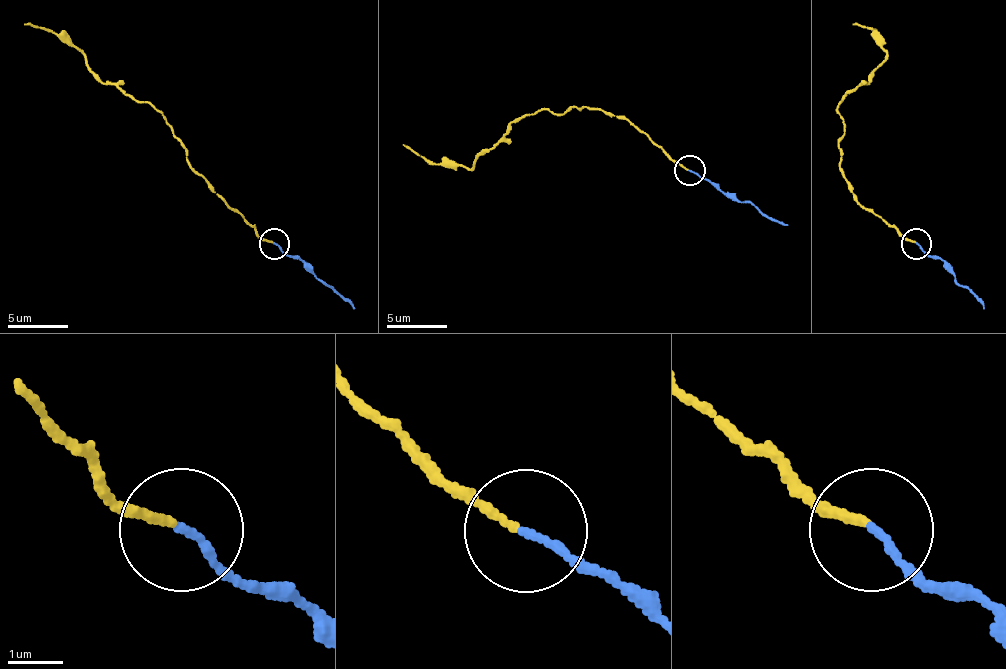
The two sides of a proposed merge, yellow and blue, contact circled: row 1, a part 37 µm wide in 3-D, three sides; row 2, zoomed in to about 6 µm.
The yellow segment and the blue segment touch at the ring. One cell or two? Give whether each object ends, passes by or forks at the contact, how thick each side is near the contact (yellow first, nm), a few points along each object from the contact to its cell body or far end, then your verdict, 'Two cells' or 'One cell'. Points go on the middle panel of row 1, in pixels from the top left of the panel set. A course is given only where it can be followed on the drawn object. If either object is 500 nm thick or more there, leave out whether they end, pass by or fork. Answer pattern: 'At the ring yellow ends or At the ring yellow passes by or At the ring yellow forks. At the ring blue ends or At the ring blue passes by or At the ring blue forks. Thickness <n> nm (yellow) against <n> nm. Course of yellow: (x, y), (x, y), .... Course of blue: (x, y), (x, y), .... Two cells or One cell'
At the ring yellow ends. At the ring blue ends. Thickness 130 nm (yellow) against 140 nm. Course of yellow: (689, 169), (626, 118), (575, 106), (560, 115), (547, 109), (524, 115), (472, 166), (436, 163), (402, 145). Course of blue: (689, 169), (788, 224). One cell

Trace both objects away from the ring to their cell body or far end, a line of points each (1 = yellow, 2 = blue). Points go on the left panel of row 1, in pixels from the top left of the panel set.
1: (274, 243), (263, 240), (190, 164), (184, 143), (160, 113), (100, 79), (85, 55), (53, 34), (23, 25)
2: (274, 243), (303, 261), (355, 309)

